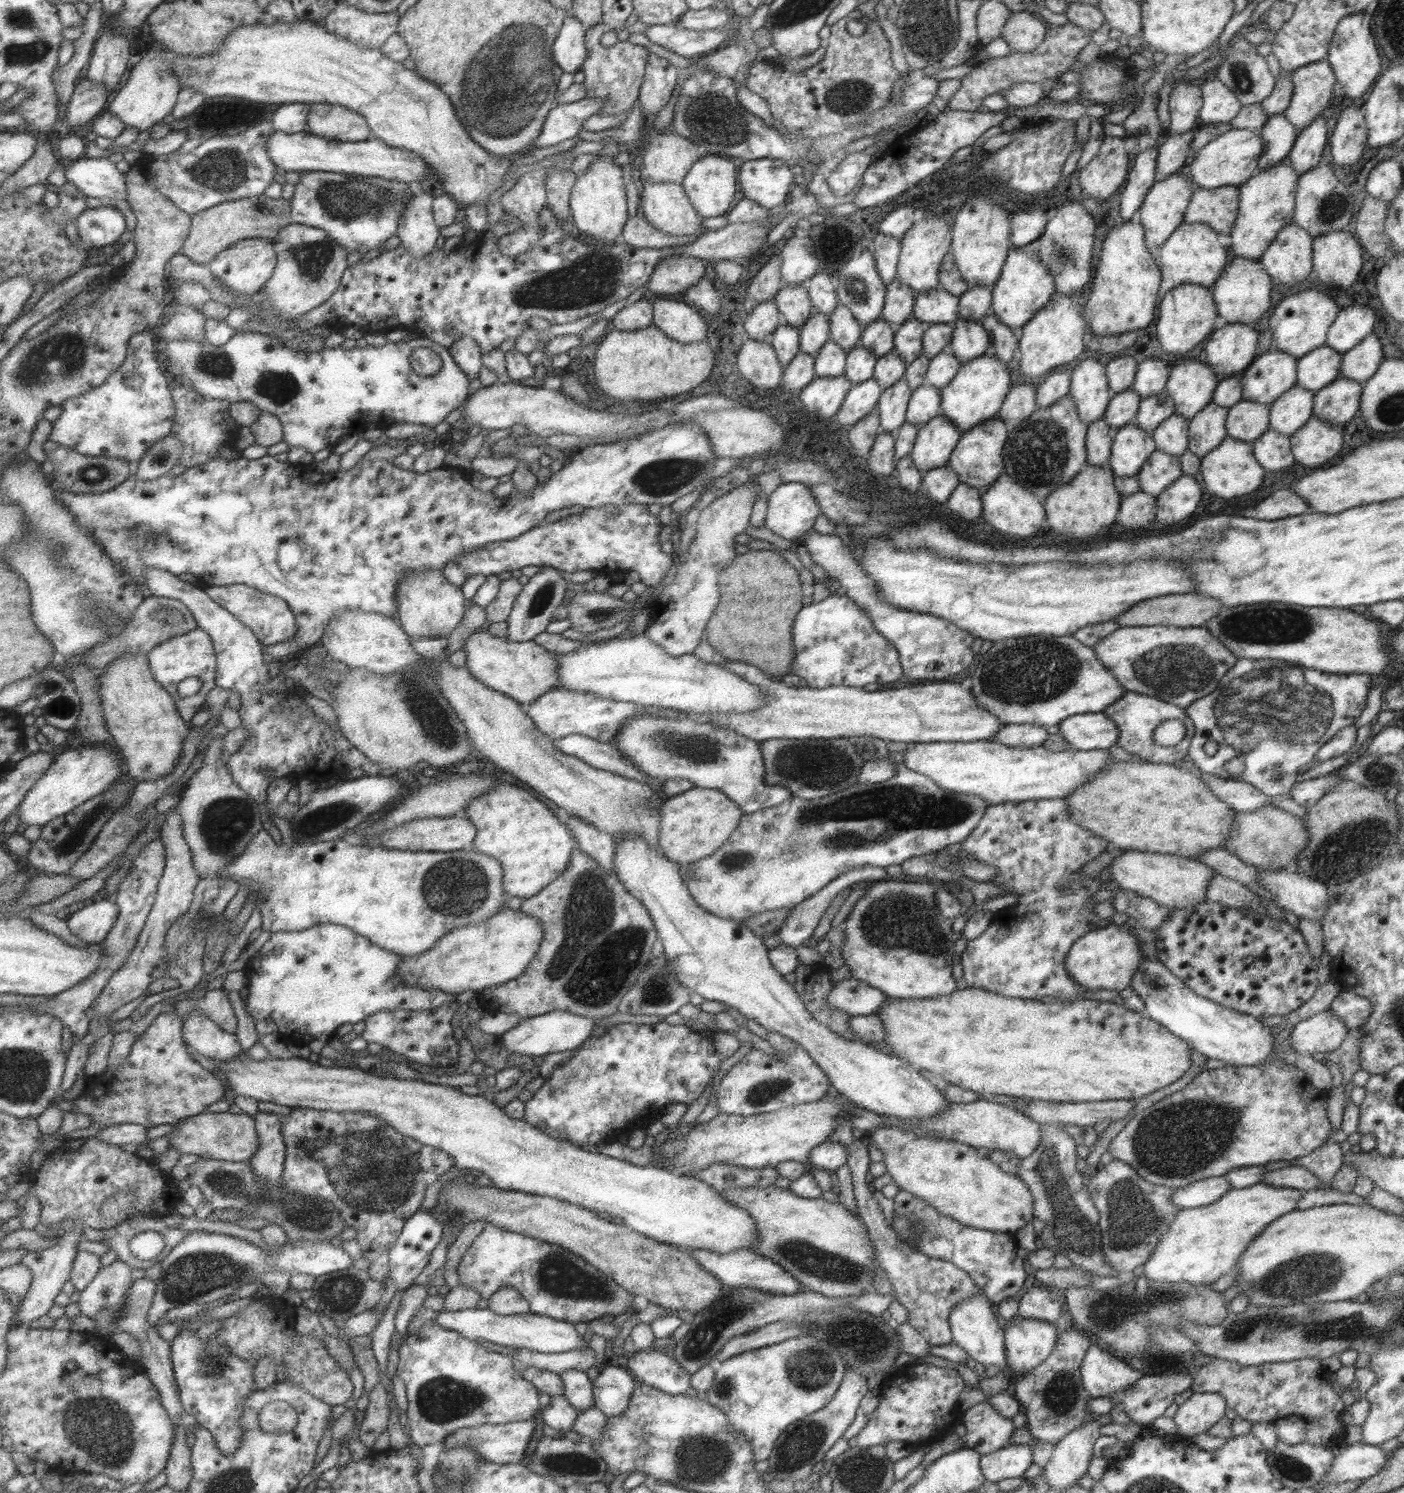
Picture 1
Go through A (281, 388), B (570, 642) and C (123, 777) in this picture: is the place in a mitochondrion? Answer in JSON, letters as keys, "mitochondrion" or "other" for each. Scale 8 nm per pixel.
{"A":"mitochondrion","B":"other","C":"other"}

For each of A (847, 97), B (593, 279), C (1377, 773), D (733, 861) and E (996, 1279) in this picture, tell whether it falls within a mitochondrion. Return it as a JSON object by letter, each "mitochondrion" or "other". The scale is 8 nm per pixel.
{"A":"mitochondrion","B":"mitochondrion","C":"mitochondrion","D":"mitochondrion","E":"other"}

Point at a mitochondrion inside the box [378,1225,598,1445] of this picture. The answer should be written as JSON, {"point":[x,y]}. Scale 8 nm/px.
{"point":[442,1400]}

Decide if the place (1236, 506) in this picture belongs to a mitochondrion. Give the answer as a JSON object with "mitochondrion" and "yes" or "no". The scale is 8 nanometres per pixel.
{"mitochondrion":"no"}

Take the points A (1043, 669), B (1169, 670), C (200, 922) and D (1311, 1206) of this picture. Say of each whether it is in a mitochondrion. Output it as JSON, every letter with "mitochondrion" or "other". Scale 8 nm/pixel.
{"A":"mitochondrion","B":"mitochondrion","C":"mitochondrion","D":"other"}

